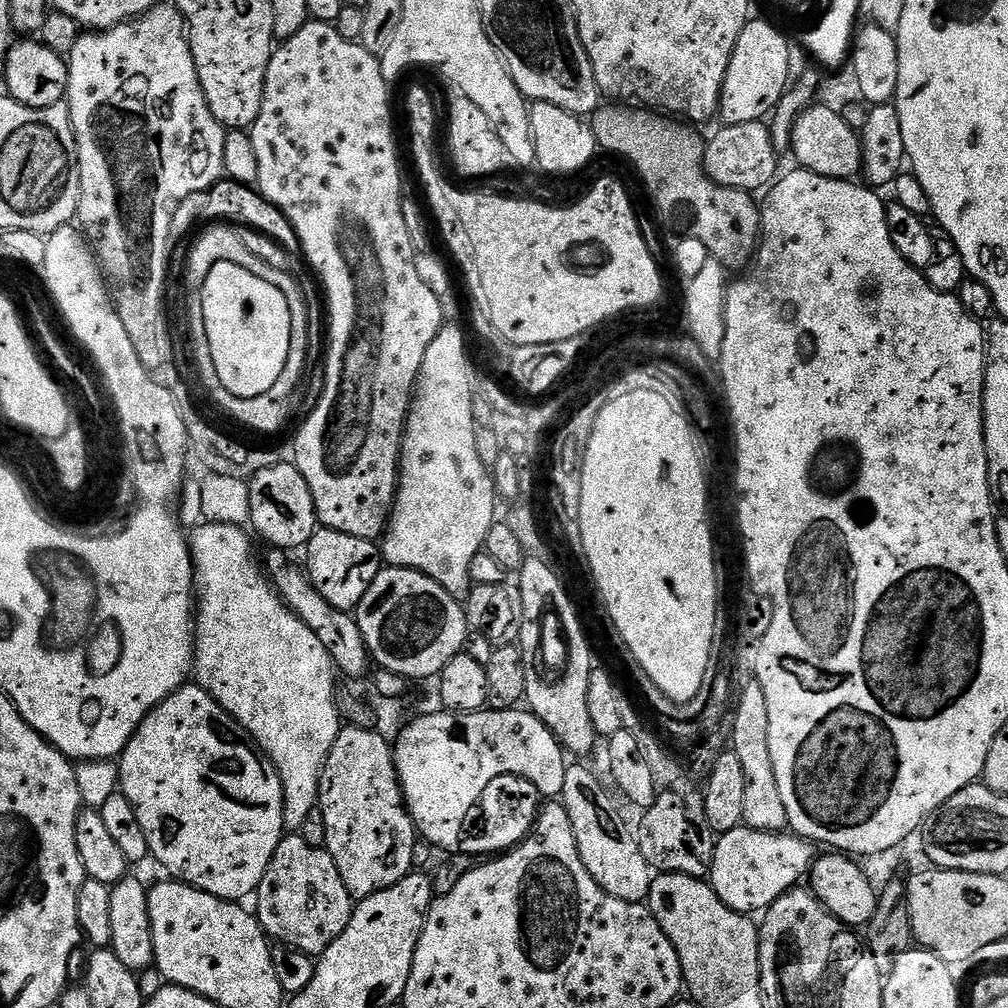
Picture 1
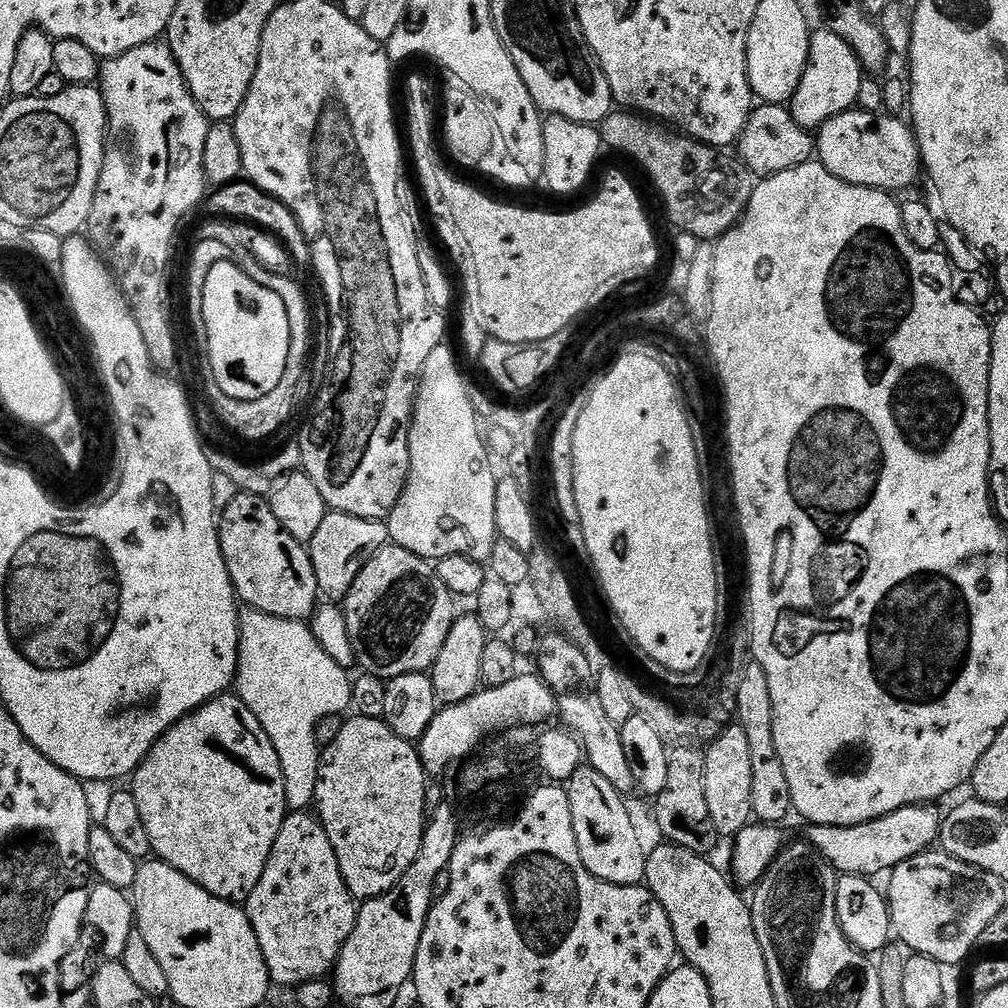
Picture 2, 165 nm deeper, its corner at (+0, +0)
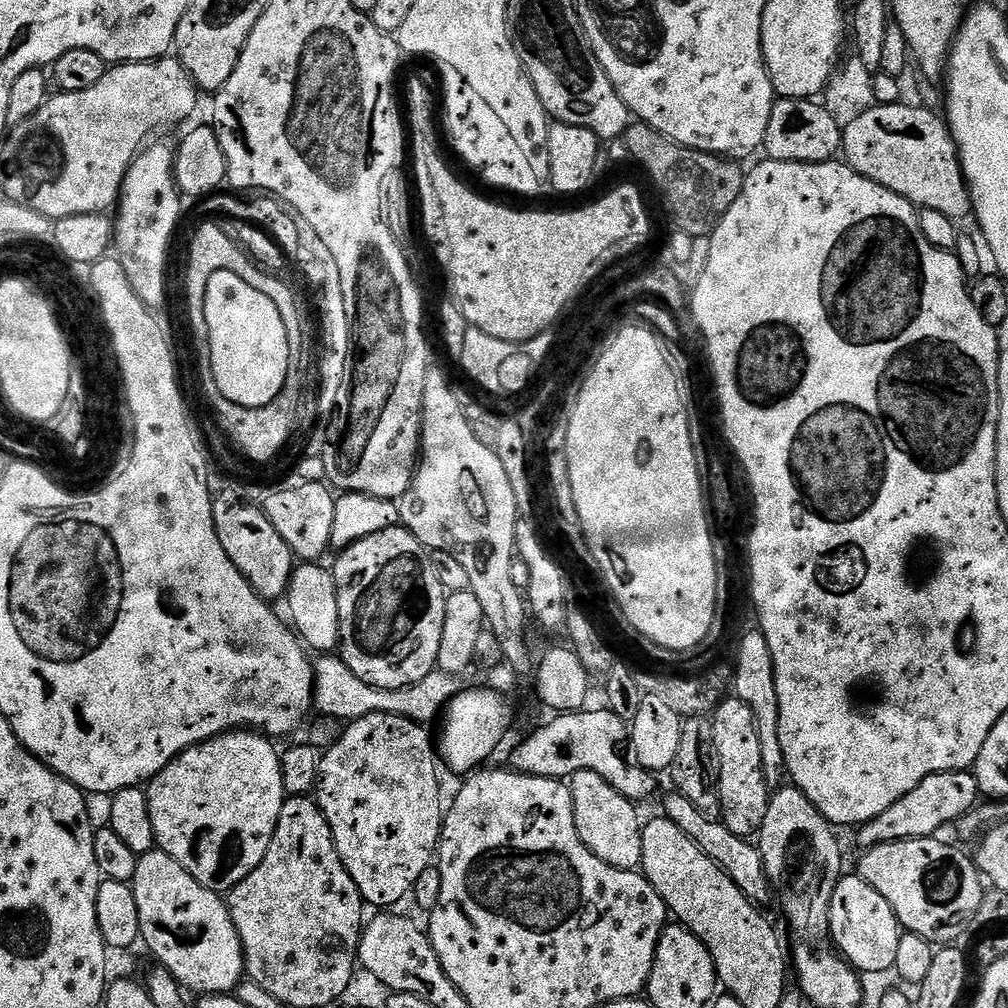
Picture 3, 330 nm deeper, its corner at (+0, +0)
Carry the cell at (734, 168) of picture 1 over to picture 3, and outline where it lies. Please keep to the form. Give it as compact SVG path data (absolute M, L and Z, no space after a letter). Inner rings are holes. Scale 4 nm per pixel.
M780 98L770 110L770 123L766 125L762 152L767 159L778 162L827 164L841 155L843 143L844 133L823 103L812 98Z

